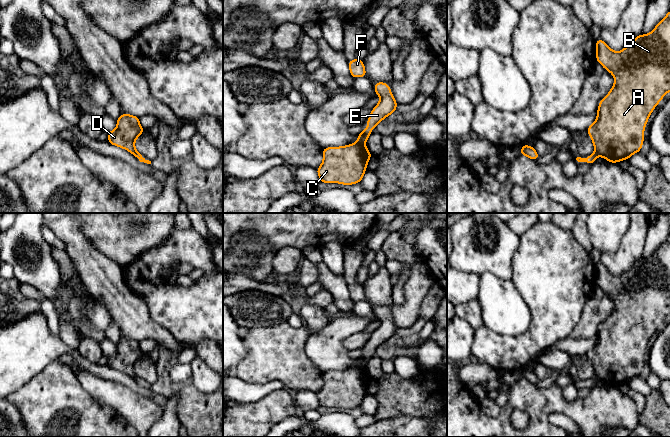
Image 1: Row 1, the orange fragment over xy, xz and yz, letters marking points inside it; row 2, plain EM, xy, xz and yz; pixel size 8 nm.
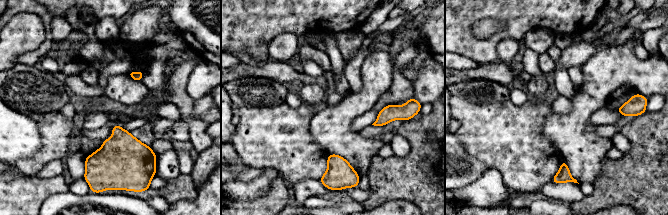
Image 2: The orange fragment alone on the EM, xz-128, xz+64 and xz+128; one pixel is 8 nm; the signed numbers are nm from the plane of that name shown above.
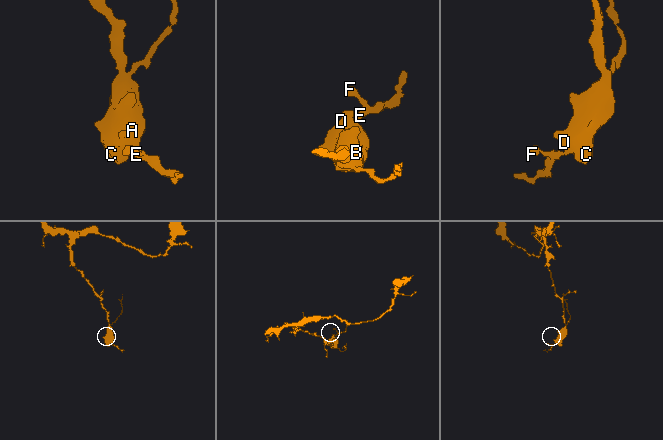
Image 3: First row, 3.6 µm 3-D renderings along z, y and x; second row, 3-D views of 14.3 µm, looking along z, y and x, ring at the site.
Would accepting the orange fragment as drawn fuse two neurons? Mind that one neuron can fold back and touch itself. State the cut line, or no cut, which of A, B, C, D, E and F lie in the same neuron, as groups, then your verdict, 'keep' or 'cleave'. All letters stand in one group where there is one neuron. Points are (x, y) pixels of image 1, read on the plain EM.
no cut | A B C D E F | keep

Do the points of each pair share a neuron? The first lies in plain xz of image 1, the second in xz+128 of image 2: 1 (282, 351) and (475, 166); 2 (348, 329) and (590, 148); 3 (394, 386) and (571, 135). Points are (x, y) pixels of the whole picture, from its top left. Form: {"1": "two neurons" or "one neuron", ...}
{"1": "two neurons", "2": "one neuron", "3": "two neurons"}

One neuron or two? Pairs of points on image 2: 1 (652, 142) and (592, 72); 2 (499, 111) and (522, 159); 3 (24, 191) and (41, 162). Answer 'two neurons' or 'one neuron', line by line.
1: two neurons
2: one neuron
3: two neurons

